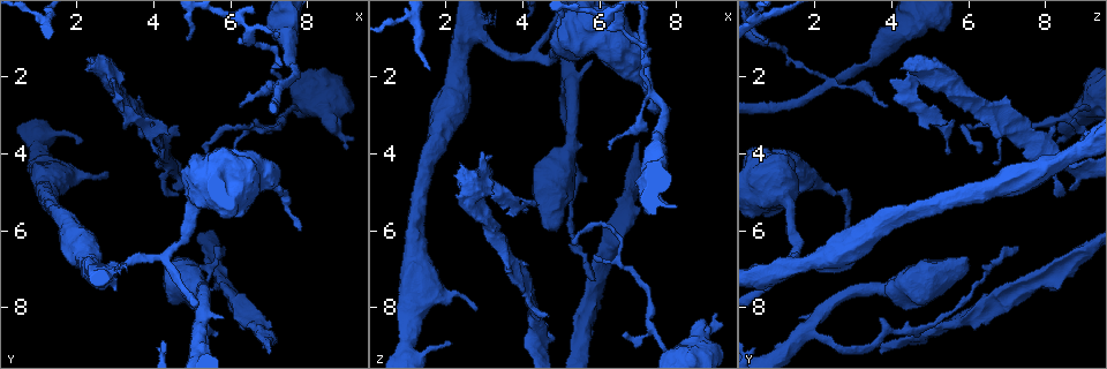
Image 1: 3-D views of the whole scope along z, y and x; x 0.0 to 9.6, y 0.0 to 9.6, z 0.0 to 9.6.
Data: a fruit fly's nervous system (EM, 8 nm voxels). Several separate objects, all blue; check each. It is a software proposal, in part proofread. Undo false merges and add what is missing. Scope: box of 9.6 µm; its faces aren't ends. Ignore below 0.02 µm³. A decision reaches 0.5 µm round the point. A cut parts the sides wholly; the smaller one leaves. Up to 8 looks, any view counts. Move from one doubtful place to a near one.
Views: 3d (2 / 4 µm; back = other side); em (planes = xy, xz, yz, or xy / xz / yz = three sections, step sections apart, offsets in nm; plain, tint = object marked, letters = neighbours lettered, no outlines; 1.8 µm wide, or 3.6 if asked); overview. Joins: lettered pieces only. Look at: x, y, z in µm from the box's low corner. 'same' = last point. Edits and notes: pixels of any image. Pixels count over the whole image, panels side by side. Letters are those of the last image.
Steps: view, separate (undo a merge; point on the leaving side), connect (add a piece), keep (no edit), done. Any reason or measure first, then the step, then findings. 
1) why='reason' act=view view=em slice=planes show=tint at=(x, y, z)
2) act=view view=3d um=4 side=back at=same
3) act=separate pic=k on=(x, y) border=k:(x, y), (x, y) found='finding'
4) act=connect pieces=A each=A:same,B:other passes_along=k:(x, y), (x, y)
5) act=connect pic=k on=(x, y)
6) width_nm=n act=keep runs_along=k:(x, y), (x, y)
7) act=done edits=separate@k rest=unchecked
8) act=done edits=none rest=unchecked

why='sharp bend' act=view view=3d um=4 side=back at=(7.25, 2.10, 2.40)

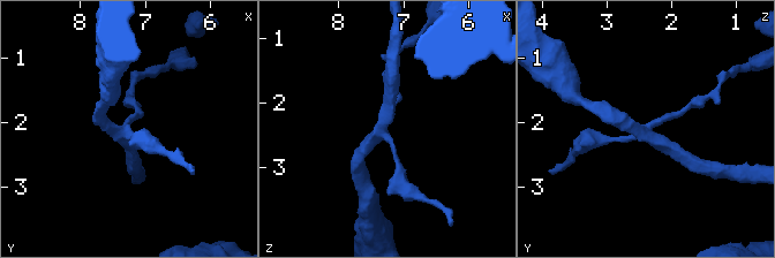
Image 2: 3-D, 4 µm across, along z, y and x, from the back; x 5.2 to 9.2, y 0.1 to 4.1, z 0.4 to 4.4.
arms=4 act=view view=em slice=planes show=letters at=(7.35, 2.10, 2.45)

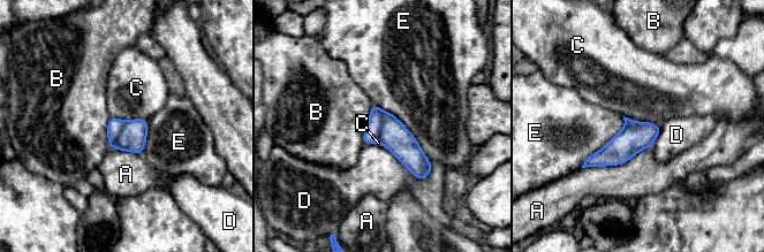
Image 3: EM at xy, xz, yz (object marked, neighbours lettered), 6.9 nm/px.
longest_contact=E:600nm act=separate pic=3 on=(371, 134) each=A:other,B:other,C:other,D:other,E:other border=3:(382, 111), (382, 128), (378, 139) found='two neurons meet here'

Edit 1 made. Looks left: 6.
why='redraw' act=view view=overview

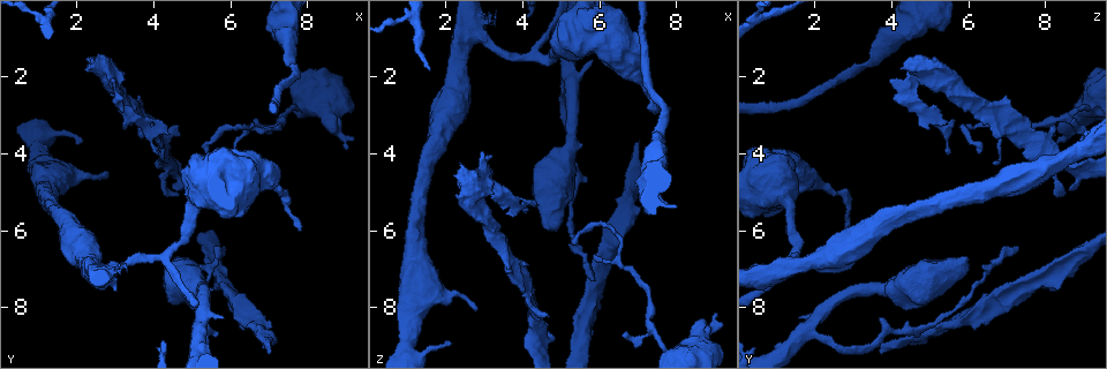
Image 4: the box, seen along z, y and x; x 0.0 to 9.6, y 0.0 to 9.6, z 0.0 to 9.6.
why='an open end' act=view view=em slice=yz step=8 show=letters at=(5.50, 7.50, 8.35)

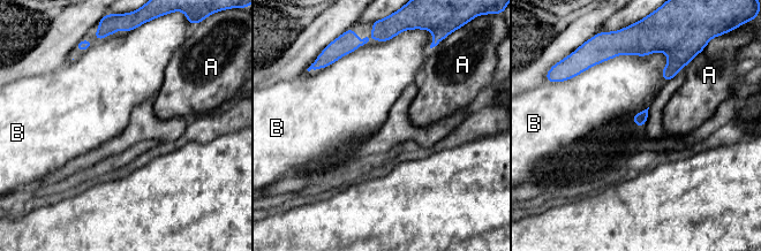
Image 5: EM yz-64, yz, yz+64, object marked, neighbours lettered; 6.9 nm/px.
act=view view=em slice=planes show=letters at=same

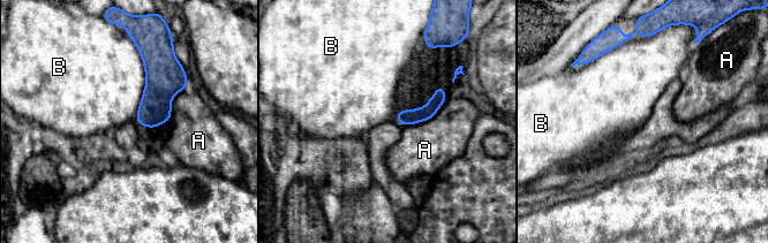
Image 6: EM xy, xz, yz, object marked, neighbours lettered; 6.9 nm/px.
longest_contact=B:550nm act=keep each=A:other,B:other found='no lettered piece goes on from it'

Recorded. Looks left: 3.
act=view view=3d um=2 at=(9.10, 3.90, 8.25)

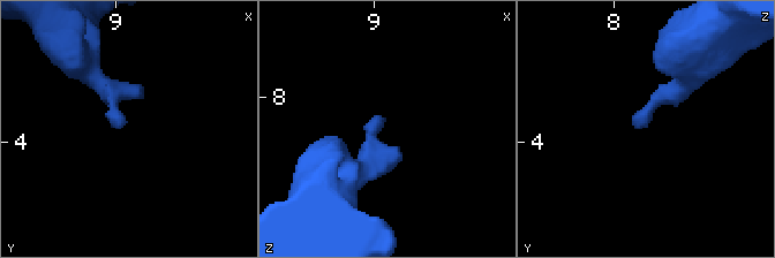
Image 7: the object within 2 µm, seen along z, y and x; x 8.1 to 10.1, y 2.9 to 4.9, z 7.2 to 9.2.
why='need the tissue' act=view view=em slice=yz step=8 show=letters at=(9.04, 3.86, 8.18)

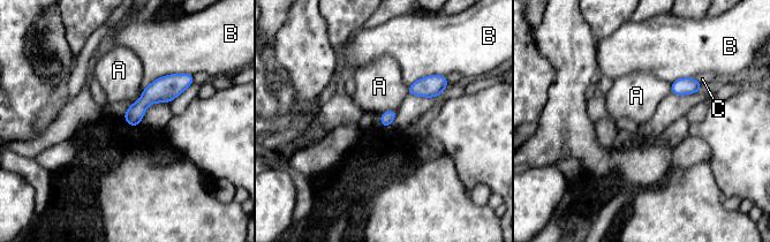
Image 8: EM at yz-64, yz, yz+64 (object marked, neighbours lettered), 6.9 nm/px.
act=keep each=A:other,B:other,C:other runs_along=8:(180, 81), (152, 93), (127, 116) found='none of them fits'

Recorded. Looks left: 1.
act=done edits=separate@3 rest=unchecked

